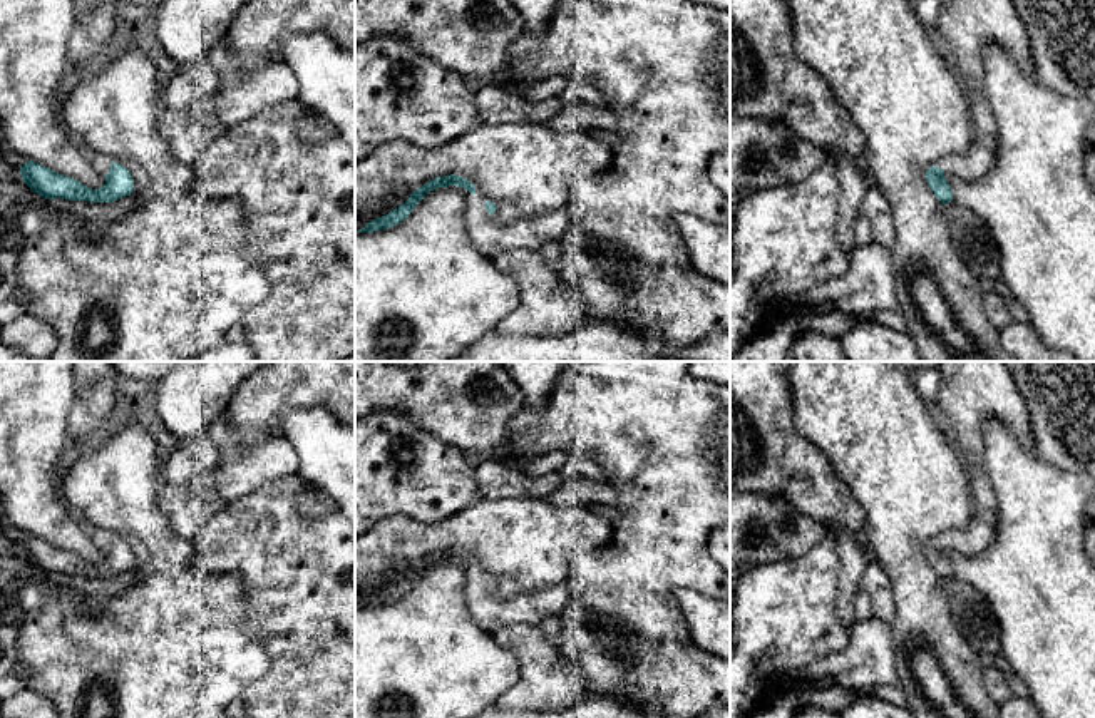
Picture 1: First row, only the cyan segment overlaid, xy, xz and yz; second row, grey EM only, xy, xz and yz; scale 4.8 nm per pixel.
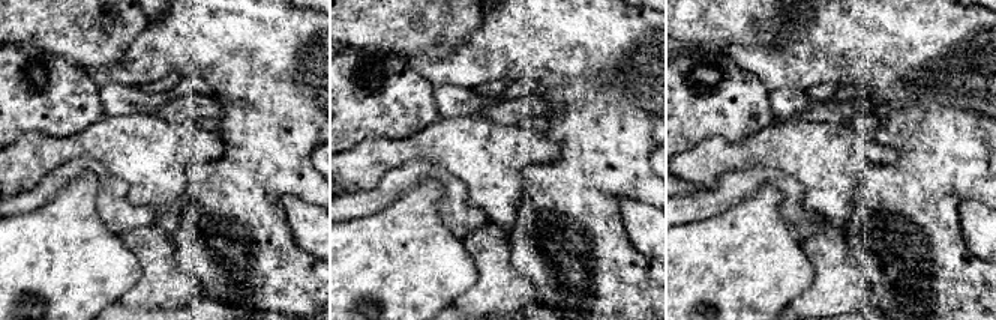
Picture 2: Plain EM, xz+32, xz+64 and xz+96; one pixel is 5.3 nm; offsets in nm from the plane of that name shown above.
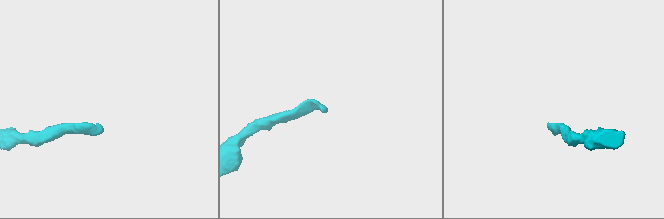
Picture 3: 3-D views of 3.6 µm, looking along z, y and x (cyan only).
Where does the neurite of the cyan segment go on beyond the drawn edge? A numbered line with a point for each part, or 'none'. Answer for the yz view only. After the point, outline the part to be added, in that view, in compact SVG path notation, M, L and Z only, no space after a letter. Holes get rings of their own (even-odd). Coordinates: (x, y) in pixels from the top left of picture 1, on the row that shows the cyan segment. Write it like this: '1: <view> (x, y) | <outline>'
1: yz (980, 158) | M973 141L968 152L963 156L948 156L941 169L946 174L954 174L964 179L981 179L995 164L993 146L984 141Z

